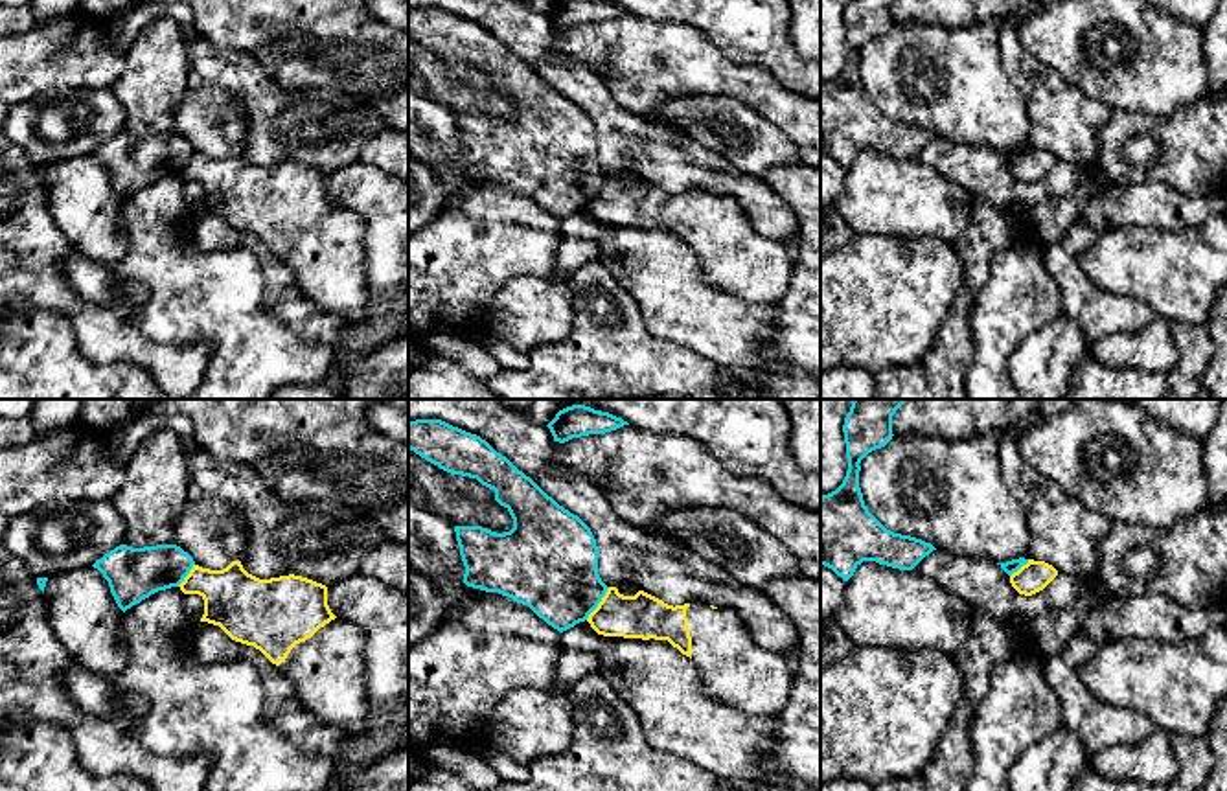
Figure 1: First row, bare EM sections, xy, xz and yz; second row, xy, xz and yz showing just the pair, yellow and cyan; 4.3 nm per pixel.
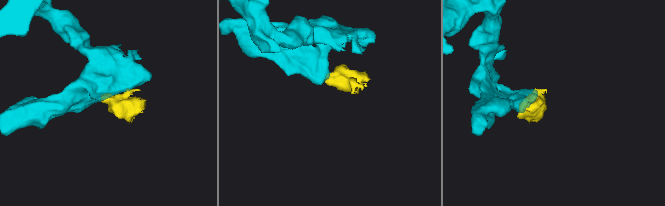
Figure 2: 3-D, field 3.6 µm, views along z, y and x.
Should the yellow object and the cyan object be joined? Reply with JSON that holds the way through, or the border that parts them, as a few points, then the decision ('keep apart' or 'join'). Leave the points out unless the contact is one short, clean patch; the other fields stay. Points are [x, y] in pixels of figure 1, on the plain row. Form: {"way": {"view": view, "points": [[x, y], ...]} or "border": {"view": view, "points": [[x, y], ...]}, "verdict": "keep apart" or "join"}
{"border": {"view": "xz", "points": [[609, 175], [585, 206]]}, "verdict": "keep apart"}

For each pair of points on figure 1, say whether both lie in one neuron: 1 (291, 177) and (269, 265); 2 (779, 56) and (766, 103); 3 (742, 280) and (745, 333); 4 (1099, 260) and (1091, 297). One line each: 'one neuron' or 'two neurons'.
1: two neurons
2: two neurons
3: two neurons
4: two neurons

